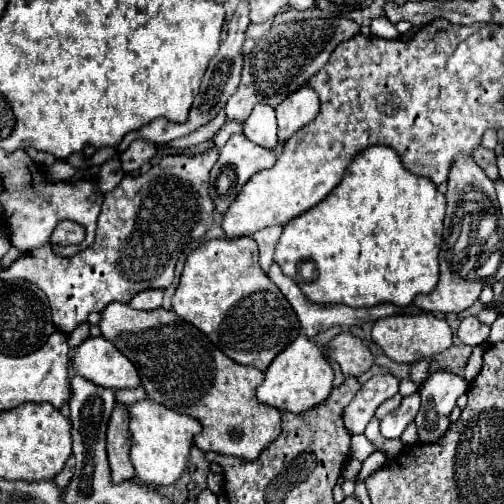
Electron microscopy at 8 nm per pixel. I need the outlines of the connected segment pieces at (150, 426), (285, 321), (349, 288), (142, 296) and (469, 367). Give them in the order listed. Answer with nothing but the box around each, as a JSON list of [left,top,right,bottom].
[[128,398,200,486],[172,238,300,370],[274,146,446,308],[128,290,164,310],[464,346,484,382]]

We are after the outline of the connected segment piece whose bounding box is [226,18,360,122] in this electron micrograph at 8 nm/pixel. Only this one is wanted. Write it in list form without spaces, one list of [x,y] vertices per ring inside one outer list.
[[[312,18],[312,20],[274,26],[268,34],[264,34],[256,42],[256,48],[244,56],[242,82],[238,90],[232,94],[232,98],[228,98],[226,102],[228,120],[244,122],[258,102],[276,108],[288,94],[292,94],[292,90],[306,84],[308,78],[316,74],[316,70],[324,68],[332,50],[340,42],[356,36],[358,32],[360,26],[346,18],[332,18],[332,20]]]

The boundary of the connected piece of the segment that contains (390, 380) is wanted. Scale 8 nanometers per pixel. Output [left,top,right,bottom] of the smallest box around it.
[344,374,398,434]

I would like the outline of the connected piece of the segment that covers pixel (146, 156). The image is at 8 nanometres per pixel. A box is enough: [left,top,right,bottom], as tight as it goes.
[120,140,156,172]

